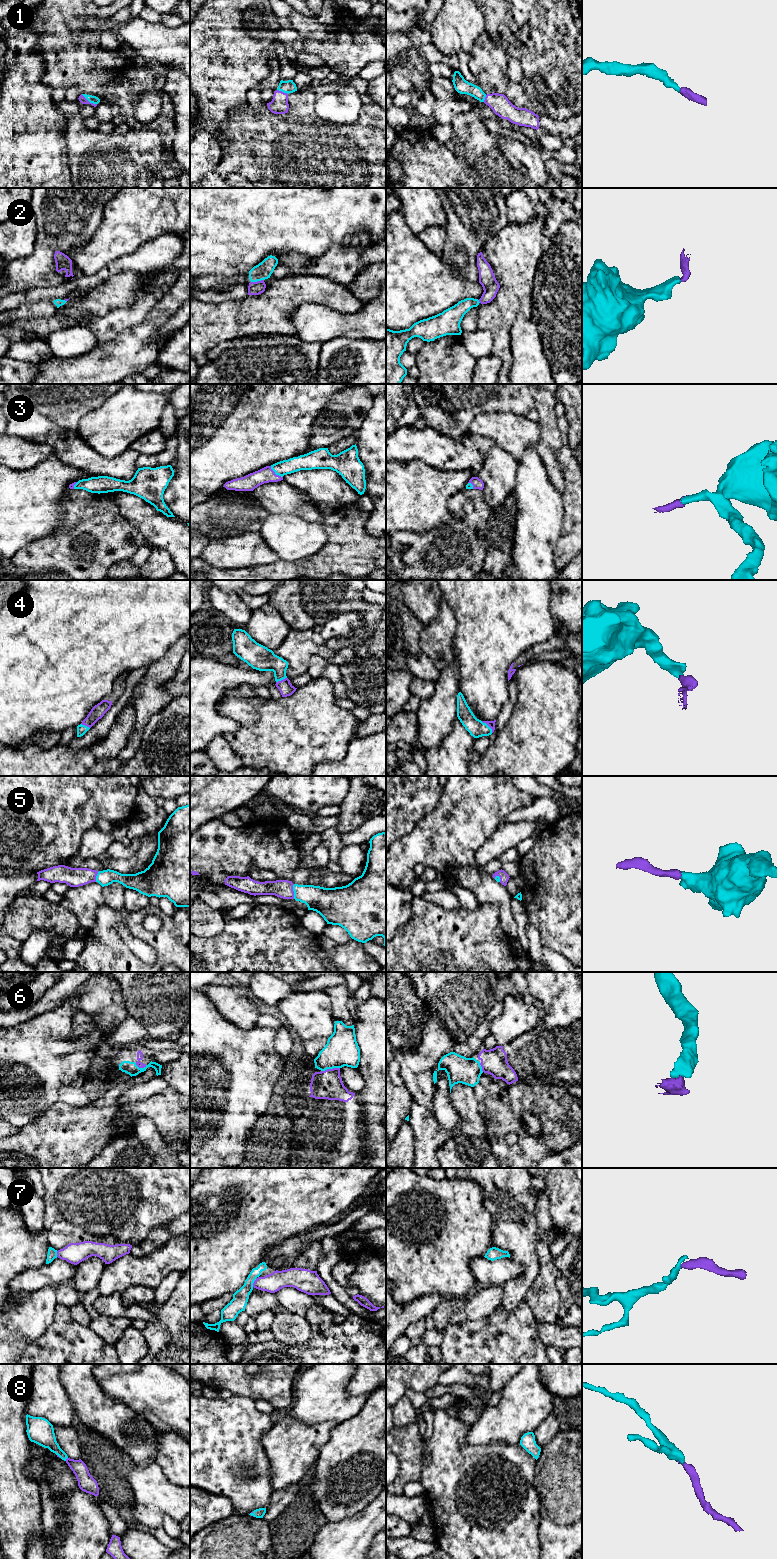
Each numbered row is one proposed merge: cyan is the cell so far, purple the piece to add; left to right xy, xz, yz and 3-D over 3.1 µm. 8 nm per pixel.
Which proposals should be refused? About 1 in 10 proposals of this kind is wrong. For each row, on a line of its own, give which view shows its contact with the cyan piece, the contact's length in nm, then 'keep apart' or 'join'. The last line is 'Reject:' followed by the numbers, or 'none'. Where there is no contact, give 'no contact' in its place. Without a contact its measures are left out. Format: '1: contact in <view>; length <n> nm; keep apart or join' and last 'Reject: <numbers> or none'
1: contact in xy; length 150 nm; join
2: contact in xz; length 110 nm; join
3: contact in xz; length 140 nm; join
4: contact in yz; length 130 nm; join
5: contact in xz; length 120 nm; join
6: contact in xz; length 160 nm; join
7: contact in xz; length 60 nm; join
8: contact in xy; length 40 nm; join
Reject: none

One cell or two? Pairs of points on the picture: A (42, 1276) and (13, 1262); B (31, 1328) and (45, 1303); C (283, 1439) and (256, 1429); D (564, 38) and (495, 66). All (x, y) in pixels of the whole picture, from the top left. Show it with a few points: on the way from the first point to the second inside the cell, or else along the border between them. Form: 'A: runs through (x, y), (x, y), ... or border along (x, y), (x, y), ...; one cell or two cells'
A: border along (45, 1263), (20, 1272), (10, 1282); two cells
B: runs through (31, 1322), (31, 1317), (39, 1309); one cell
C: border along (273, 1423), (261, 1439), (266, 1456); two cells
D: runs through (547, 51), (545, 53), (512, 53); one cell

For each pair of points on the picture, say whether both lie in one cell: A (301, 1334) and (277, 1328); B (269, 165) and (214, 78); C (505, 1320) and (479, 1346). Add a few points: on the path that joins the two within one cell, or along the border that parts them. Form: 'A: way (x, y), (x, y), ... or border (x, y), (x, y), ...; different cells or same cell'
A: way (295, 1330), (283, 1328); same cell
B: border (246, 102), (232, 108), (228, 116), (219, 123); different cells
C: way (499, 1326), (485, 1340); same cell

